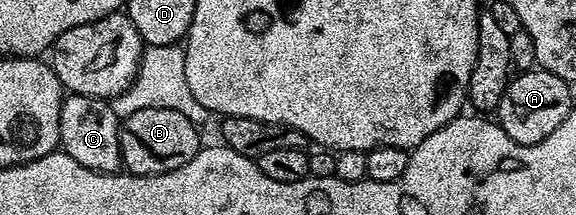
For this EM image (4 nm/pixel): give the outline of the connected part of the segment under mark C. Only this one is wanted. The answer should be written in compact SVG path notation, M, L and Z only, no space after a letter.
M68 94L60 109L60 148L77 163L96 173L116 173L122 168L120 149L121 119L114 113L112 104L102 97Z

